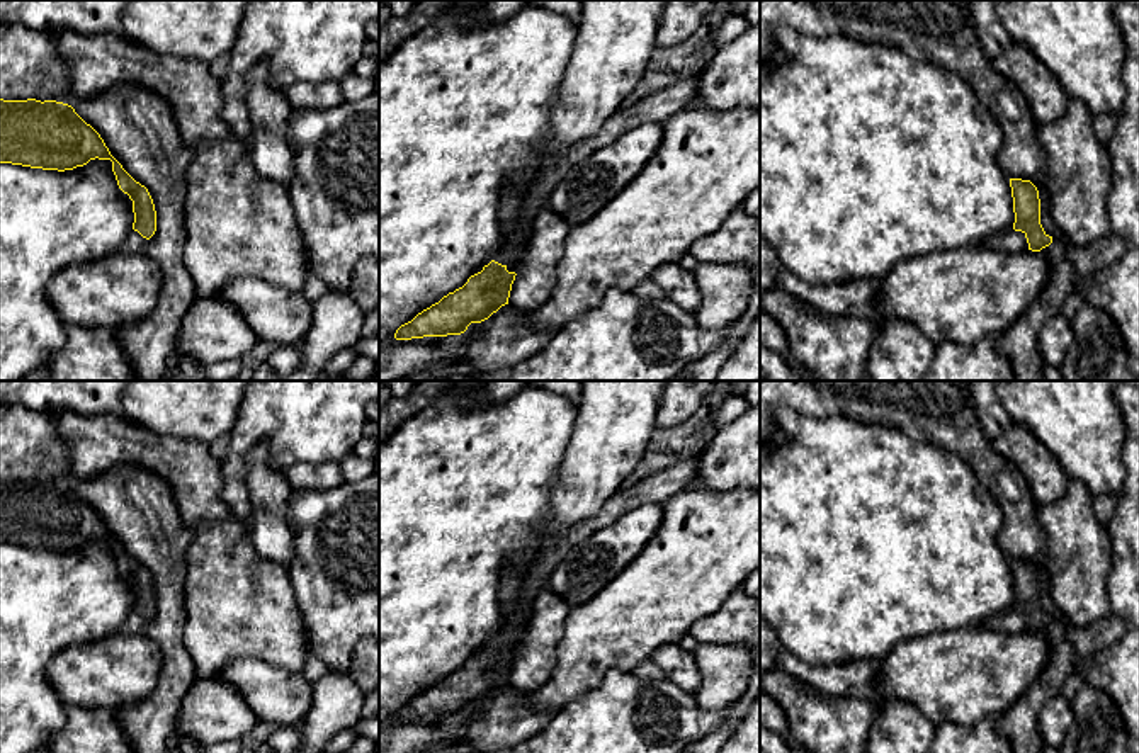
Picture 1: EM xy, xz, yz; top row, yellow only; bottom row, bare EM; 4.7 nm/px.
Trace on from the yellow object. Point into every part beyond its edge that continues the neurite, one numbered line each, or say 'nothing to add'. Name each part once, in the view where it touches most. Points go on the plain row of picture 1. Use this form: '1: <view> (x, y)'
1: yz (1012, 622)

